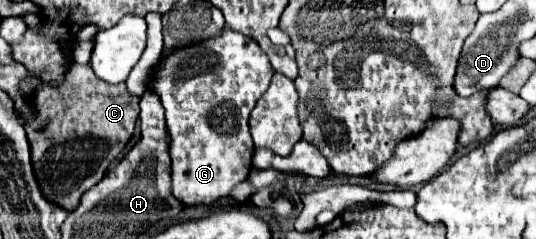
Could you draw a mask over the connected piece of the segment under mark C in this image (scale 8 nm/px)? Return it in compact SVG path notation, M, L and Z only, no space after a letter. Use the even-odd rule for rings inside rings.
M71 64L57 86L49 82L37 86L35 116L25 122L25 132L31 144L33 172L43 196L65 212L75 210L79 198L121 156L133 136L137 118L139 98L129 96L125 84L113 86L97 78L89 64Z

